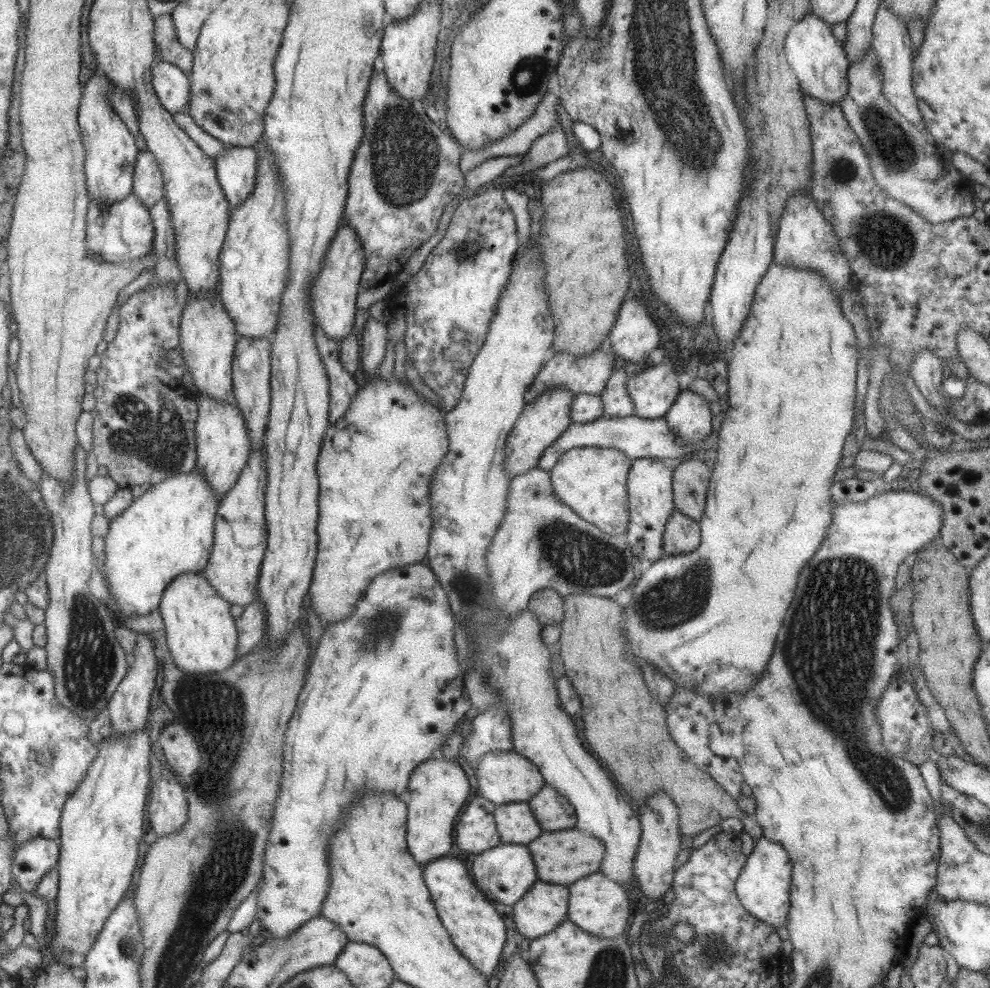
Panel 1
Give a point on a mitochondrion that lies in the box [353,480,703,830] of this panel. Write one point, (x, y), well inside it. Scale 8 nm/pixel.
(581, 560)

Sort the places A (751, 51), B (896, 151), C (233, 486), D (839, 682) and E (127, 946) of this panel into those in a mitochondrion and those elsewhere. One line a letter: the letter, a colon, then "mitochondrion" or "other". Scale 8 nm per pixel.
A: other
B: mitochondrion
C: other
D: mitochondrion
E: mitochondrion

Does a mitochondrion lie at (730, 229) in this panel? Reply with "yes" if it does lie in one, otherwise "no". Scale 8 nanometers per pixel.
no

